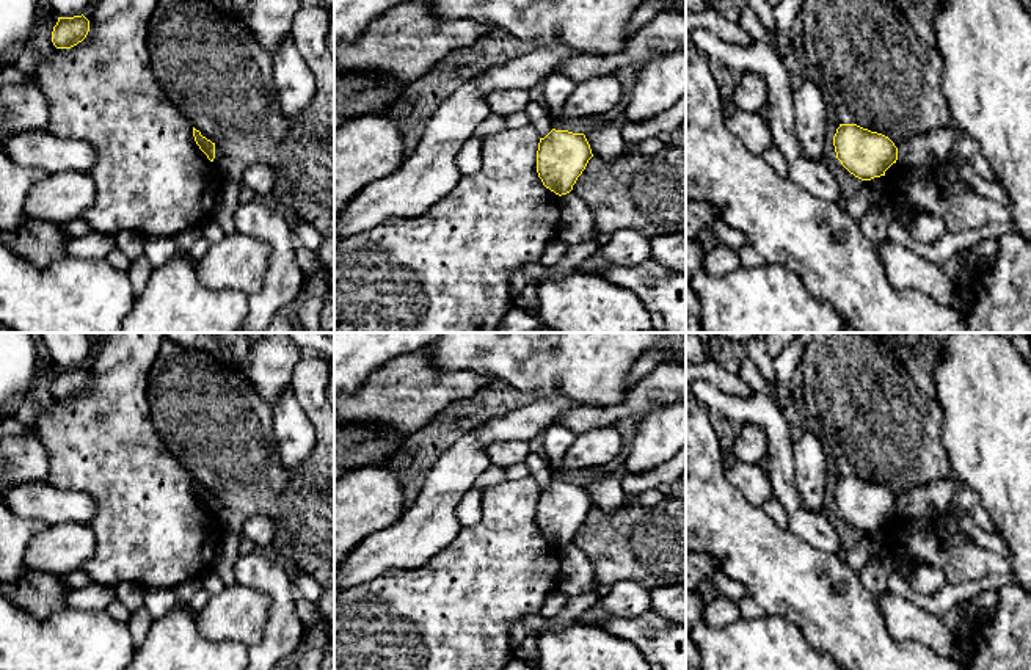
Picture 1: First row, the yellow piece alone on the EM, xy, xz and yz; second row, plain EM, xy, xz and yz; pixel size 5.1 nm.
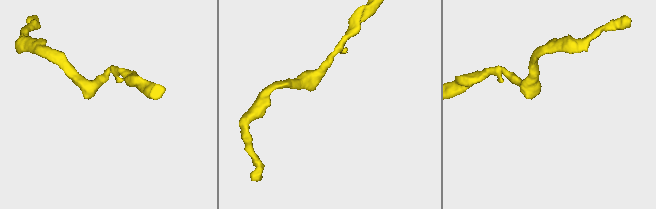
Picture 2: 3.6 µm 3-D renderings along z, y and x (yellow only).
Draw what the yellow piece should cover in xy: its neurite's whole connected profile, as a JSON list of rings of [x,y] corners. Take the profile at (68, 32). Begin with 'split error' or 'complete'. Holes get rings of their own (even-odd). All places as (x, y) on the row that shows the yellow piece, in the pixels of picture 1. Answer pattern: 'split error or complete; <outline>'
complete; [[[82,16],[58,17],[52,31],[52,42],[56,49],[71,49],[82,42],[89,31],[89,20]]]

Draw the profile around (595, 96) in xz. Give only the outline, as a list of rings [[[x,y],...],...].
[[[615,74],[592,77],[576,83],[560,110],[560,118],[590,118],[604,115],[618,105],[621,85]]]

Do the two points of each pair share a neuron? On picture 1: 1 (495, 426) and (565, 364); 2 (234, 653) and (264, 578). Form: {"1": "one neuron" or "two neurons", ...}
{"1": "two neurons", "2": "two neurons"}

